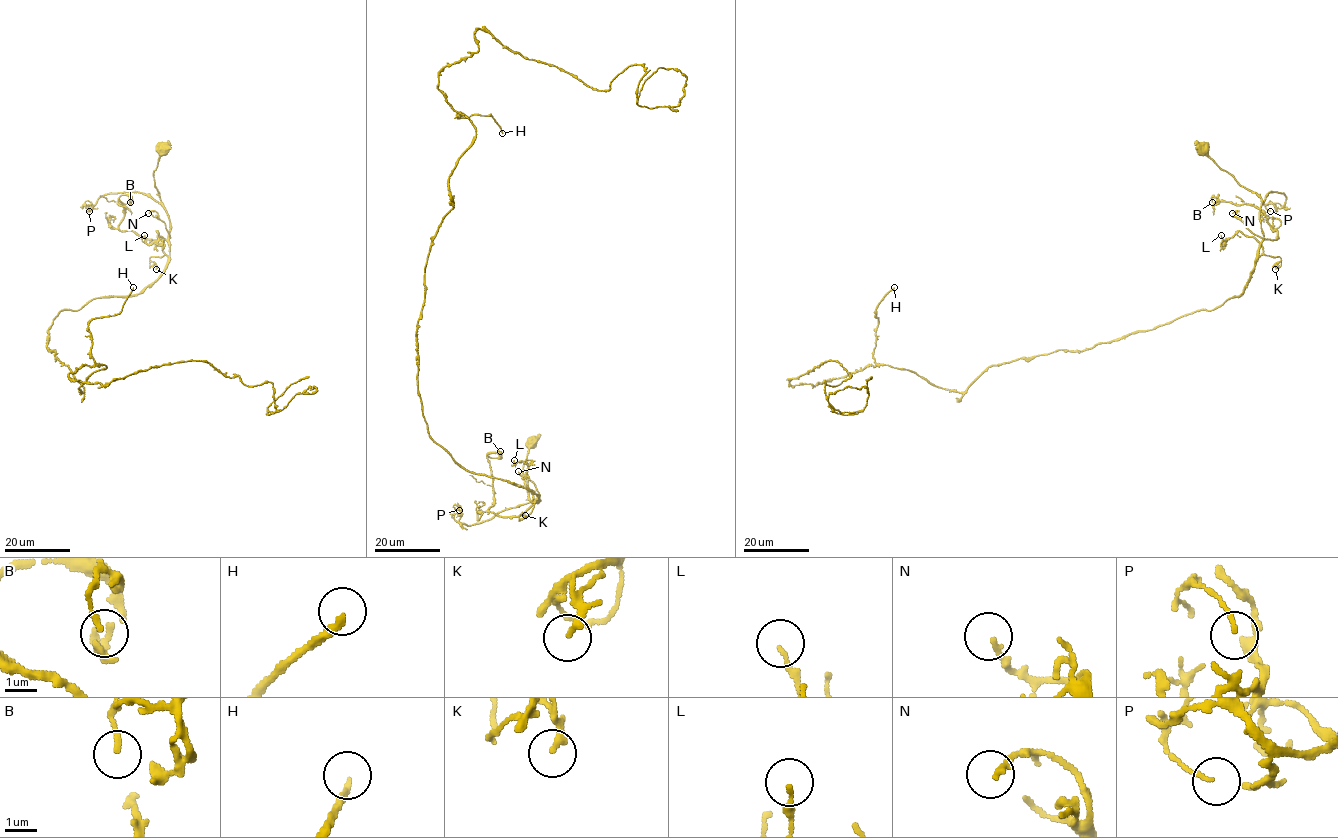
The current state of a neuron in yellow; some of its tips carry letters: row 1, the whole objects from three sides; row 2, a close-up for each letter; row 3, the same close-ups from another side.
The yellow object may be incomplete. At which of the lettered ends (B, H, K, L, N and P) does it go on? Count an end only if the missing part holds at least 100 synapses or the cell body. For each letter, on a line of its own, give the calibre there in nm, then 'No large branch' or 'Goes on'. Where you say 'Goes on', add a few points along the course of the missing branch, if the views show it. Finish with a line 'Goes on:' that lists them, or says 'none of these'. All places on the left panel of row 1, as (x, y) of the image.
B: Thickness 160 nm. No large branch
H: Thickness 190 nm. Goes on. Course of what is missing: (133, 287), (121, 229), (133, 192), (117, 188), (135, 135), (127, 106), (151, 63), (140, 73)
K: Thickness 150 nm. No large branch
L: Thickness 140 nm. No large branch
N: Thickness 140 nm. No large branch
P: Thickness 120 nm. No large branch
Goes on: H

